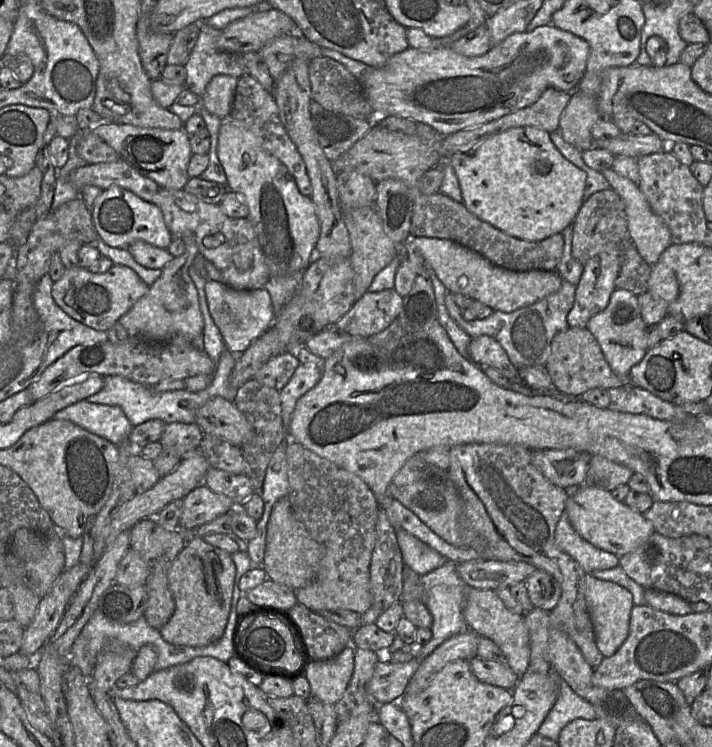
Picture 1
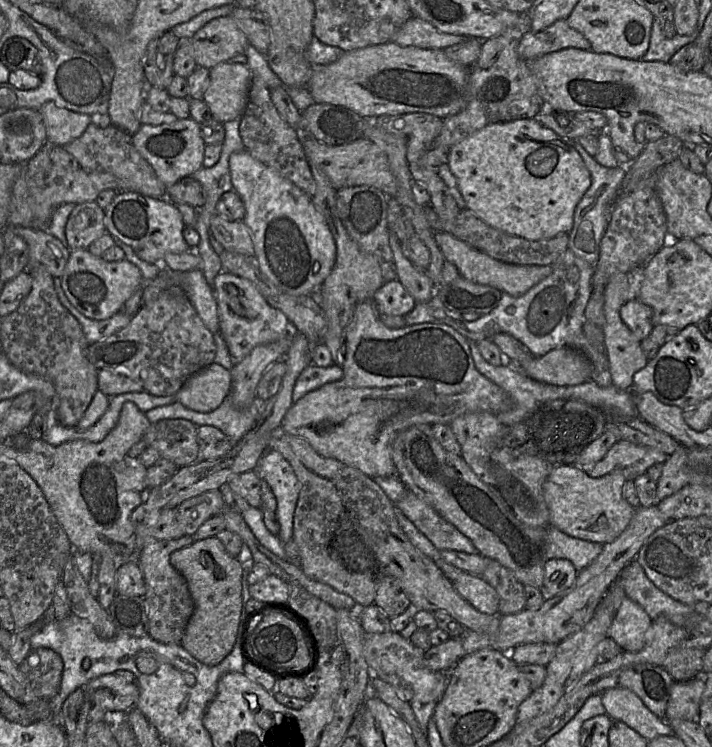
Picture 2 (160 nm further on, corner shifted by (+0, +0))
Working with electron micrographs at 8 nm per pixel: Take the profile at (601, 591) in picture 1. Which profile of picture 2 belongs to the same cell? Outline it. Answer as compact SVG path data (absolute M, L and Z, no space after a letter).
M626 596L613 618L607 637L612 638L624 651L639 651L645 645L645 634L651 623L652 619L645 610Z

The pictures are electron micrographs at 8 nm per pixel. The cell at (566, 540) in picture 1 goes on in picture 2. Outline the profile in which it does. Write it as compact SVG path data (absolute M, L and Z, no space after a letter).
M553 526L547 528L545 538L547 558L570 560L578 571L592 563L603 548L604 544L570 536Z

